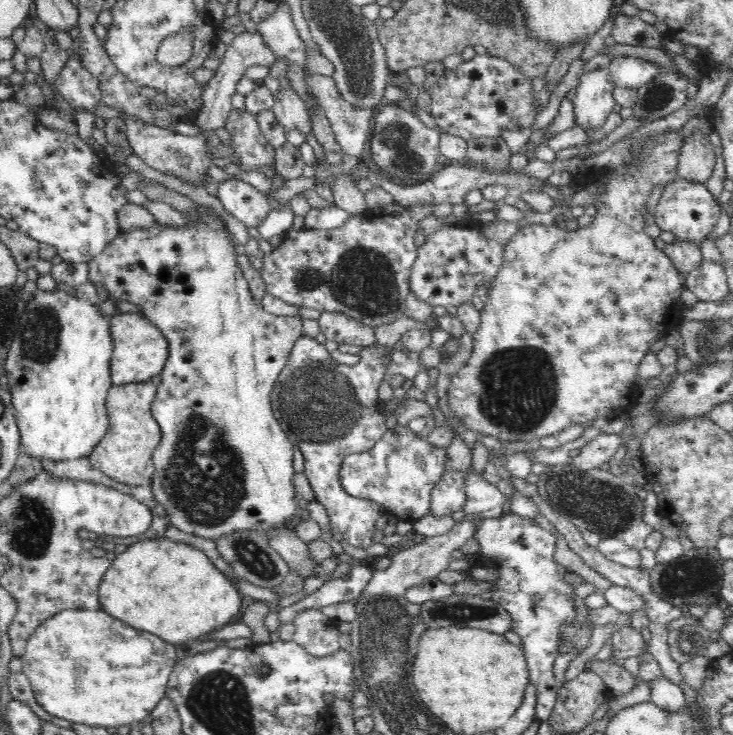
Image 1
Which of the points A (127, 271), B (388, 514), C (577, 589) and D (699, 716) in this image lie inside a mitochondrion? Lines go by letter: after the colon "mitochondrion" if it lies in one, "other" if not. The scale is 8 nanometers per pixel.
A: other
B: other
C: other
D: other

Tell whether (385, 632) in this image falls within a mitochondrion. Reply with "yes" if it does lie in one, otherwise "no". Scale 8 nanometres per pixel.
yes

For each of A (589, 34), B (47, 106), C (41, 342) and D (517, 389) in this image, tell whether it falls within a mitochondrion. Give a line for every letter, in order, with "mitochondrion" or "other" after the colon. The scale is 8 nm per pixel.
A: other
B: other
C: mitochondrion
D: mitochondrion

